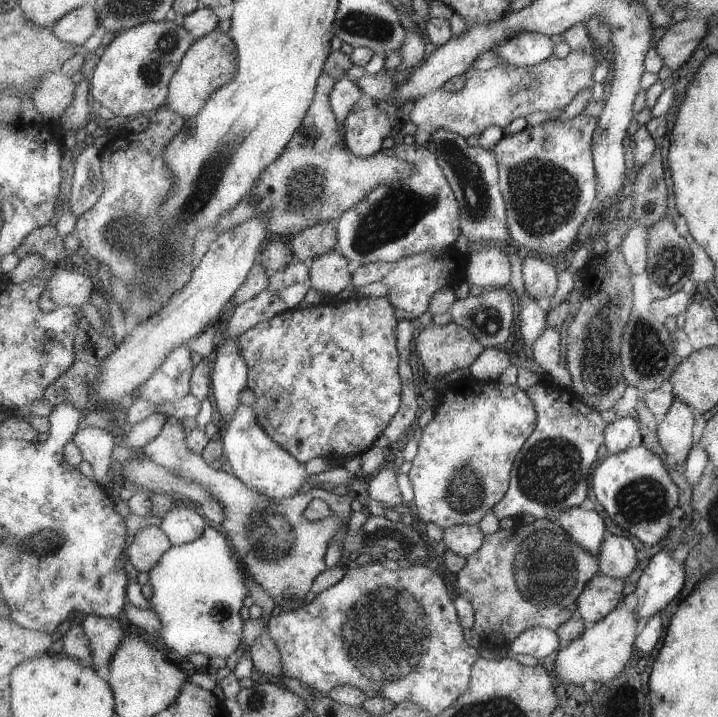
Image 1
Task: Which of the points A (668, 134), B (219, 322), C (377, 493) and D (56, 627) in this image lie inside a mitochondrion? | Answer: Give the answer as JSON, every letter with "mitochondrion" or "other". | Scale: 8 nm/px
{"A":"other","B":"other","C":"other","D":"other"}

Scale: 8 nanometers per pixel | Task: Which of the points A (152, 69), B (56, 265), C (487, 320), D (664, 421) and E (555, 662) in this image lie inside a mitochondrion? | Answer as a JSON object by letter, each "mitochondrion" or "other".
{"A":"mitochondrion","B":"other","C":"mitochondrion","D":"other","E":"other"}

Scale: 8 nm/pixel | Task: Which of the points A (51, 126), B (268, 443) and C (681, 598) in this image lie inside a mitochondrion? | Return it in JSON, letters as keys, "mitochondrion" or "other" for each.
{"A":"other","B":"other","C":"other"}

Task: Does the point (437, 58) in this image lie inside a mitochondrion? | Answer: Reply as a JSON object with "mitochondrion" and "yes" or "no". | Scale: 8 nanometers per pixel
{"mitochondrion":"no"}

